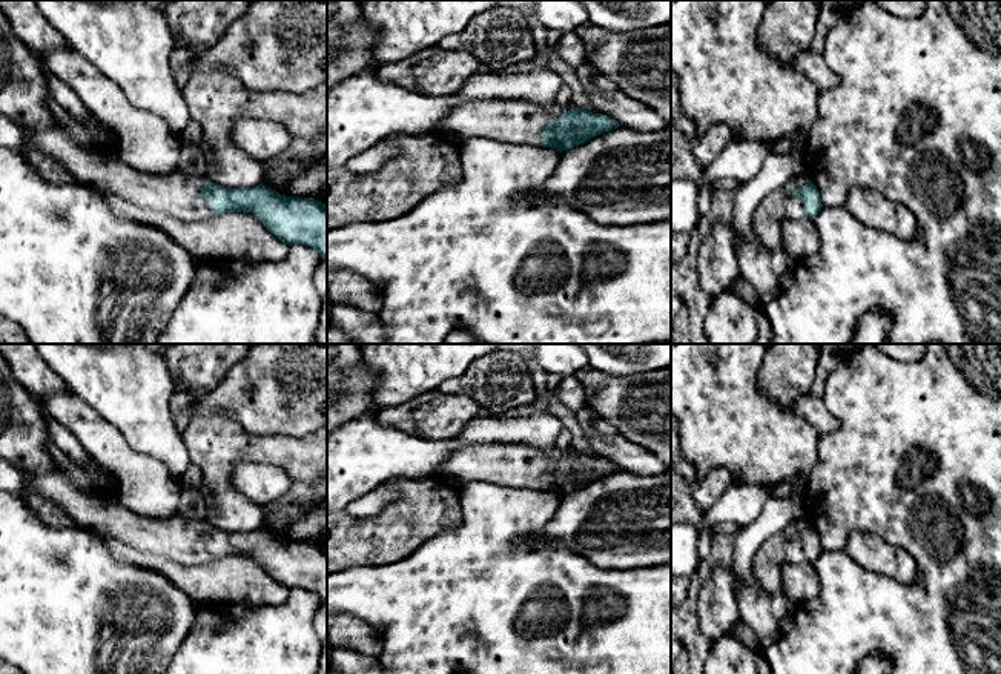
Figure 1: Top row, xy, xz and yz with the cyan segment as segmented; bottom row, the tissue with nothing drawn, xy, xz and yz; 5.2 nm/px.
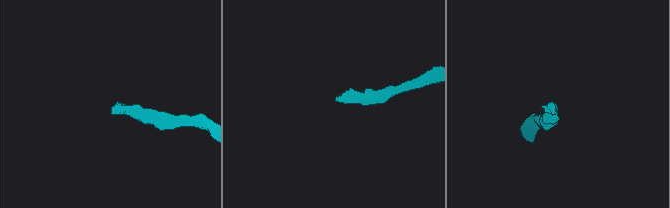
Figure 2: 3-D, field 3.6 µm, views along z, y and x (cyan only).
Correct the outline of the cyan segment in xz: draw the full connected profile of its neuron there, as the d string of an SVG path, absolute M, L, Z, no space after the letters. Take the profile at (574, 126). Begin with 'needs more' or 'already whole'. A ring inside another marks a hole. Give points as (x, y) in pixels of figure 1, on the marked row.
needs more; M474 100L450 107L439 129L453 132L462 141L471 137L490 137L514 144L571 149L620 124L608 115L579 109L576 104L547 107L524 100Z

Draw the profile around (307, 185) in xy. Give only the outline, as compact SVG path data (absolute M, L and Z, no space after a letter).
M327 155L302 175L293 178L284 190L286 197L315 198L327 184Z

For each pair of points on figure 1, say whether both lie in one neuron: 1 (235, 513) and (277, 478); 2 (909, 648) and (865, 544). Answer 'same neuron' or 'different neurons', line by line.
1: different neurons
2: different neurons

